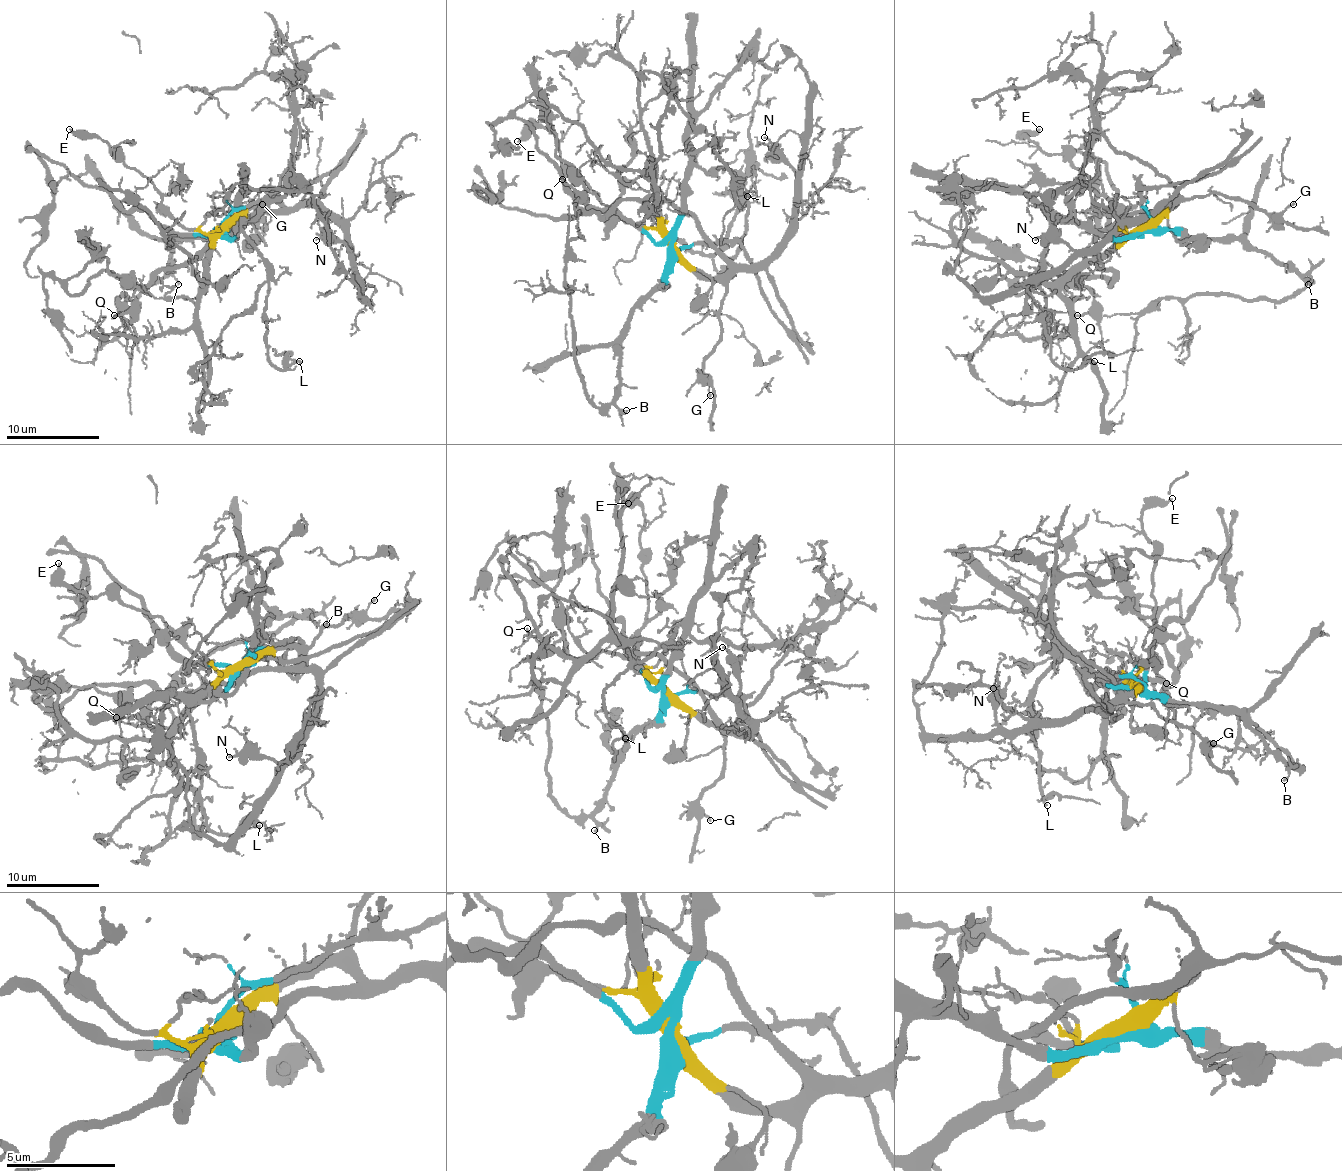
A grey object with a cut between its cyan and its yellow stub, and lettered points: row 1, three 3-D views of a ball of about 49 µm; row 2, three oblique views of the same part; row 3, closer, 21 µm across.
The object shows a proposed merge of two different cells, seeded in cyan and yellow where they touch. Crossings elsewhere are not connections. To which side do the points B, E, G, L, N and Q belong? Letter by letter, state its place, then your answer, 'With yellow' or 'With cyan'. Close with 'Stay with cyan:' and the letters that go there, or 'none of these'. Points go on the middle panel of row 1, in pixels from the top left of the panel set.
B: Place: (626, 410). With cyan
E: Place: (517, 141). With yellow
G: Place: (710, 395). With yellow
L: Place: (747, 196). With cyan
N: Place: (764, 137). With yellow
Q: Place: (562, 179). With yellow
Stay with cyan: B, L

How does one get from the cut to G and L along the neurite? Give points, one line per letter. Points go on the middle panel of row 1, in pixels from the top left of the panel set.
G: (671, 246), (699, 272), (725, 288), (720, 311), (720, 342), (704, 363), (711, 396)
L: (671, 246), (680, 223), (690, 155), (715, 141), (715, 152), (748, 197)

